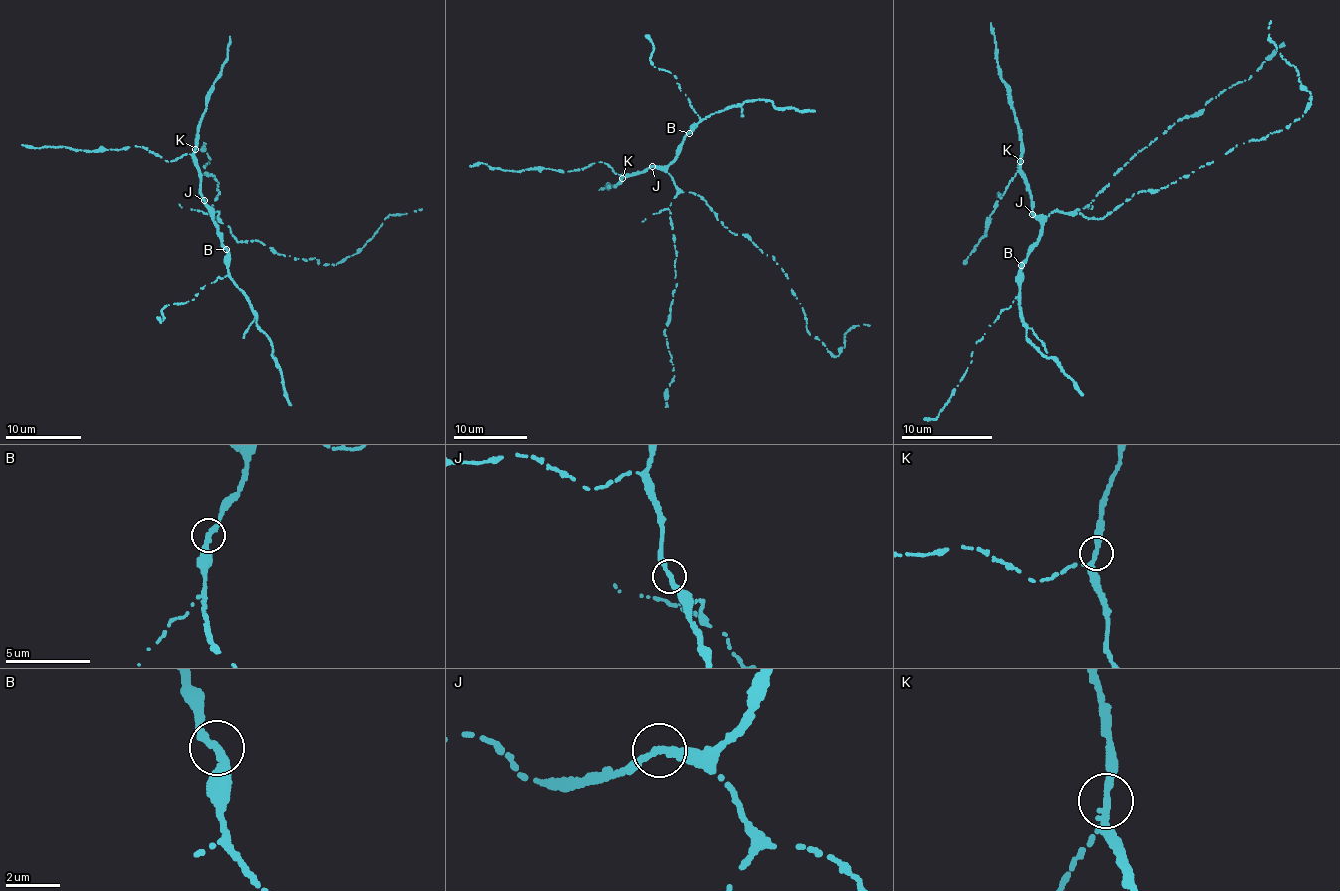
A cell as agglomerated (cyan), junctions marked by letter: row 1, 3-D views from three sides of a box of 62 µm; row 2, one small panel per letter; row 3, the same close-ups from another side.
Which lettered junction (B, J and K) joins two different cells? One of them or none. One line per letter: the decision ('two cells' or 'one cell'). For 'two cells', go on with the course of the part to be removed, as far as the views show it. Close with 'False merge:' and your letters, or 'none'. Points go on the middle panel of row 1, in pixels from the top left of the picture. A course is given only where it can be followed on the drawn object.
B: one cell
J: one cell
K: one cell
False merge: none

